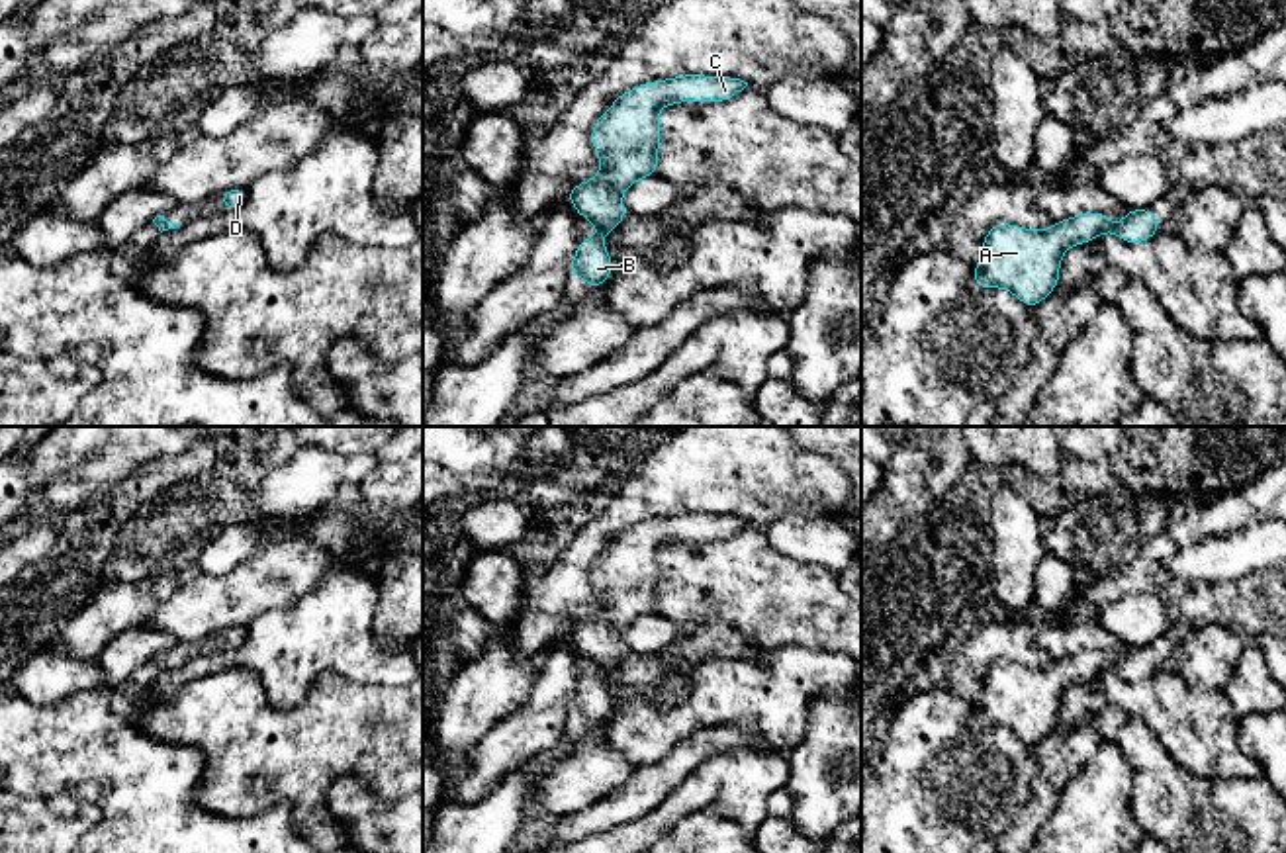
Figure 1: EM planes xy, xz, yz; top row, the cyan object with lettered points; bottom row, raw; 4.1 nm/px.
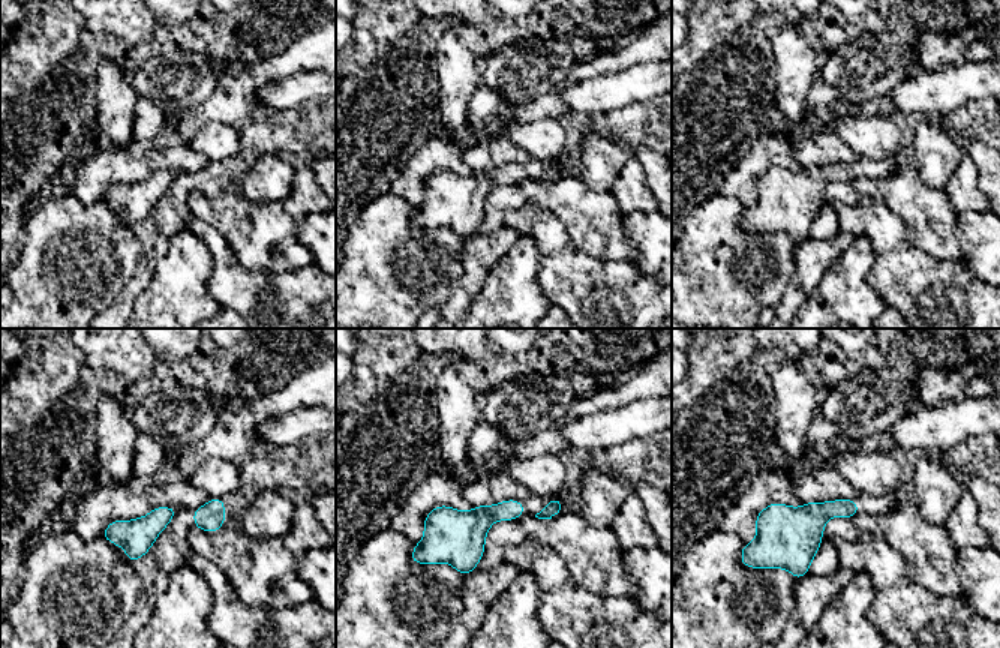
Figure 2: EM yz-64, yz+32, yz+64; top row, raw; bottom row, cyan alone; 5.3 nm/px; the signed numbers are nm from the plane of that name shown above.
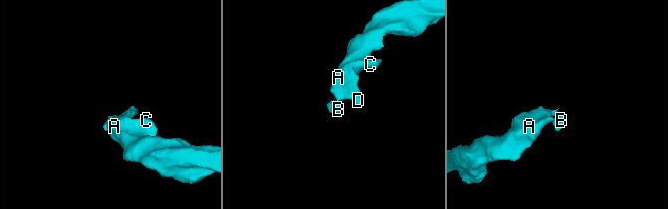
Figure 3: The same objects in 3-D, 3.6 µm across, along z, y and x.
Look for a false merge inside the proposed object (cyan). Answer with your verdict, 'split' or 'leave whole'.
split

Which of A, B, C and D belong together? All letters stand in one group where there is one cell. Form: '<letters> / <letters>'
A C D / B

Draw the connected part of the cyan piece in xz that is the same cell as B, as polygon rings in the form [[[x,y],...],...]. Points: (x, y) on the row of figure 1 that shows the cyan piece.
[[[599,233],[593,239],[579,239],[568,274],[581,278],[589,288],[597,290],[611,278],[613,260]]]

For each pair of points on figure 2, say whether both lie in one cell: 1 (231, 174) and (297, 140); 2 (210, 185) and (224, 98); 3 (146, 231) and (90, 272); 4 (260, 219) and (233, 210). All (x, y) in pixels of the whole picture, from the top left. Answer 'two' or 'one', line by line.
1: one
2: two
3: two
4: one

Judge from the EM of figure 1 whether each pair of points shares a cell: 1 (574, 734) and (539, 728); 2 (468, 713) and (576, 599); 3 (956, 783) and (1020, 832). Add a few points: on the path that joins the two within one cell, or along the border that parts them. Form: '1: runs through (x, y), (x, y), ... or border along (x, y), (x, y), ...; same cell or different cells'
1: border along (568, 713), (564, 736), (541, 756); different cells
2: border along (513, 623), (513, 648), (521, 656), (539, 654); different cells
3: border along (1030, 783), (1026, 803), (1003, 832); different cells

